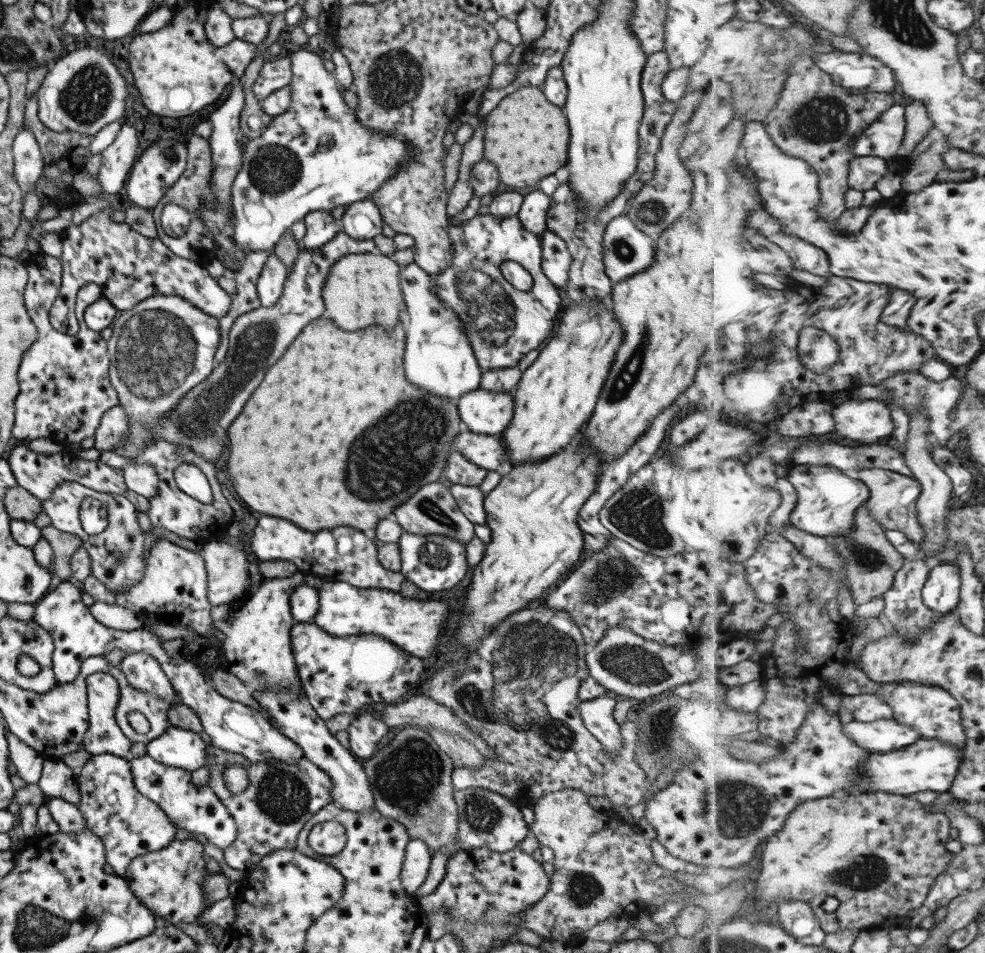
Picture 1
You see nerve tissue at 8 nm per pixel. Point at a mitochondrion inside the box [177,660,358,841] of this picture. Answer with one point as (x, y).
(282, 796)

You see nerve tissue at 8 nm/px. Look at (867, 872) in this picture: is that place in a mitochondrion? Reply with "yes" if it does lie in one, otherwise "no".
yes

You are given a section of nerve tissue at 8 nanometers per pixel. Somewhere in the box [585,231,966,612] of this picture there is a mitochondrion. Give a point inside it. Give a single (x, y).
(639, 513)

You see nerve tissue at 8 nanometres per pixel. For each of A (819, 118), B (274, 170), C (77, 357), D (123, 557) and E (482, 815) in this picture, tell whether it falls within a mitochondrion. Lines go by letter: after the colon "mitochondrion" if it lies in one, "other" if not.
A: mitochondrion
B: mitochondrion
C: other
D: mitochondrion
E: mitochondrion

